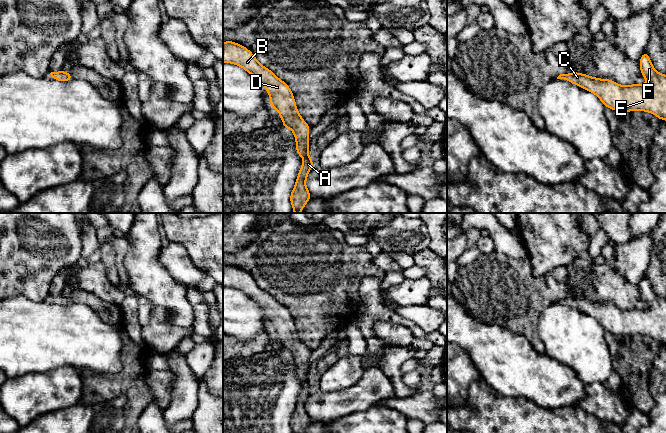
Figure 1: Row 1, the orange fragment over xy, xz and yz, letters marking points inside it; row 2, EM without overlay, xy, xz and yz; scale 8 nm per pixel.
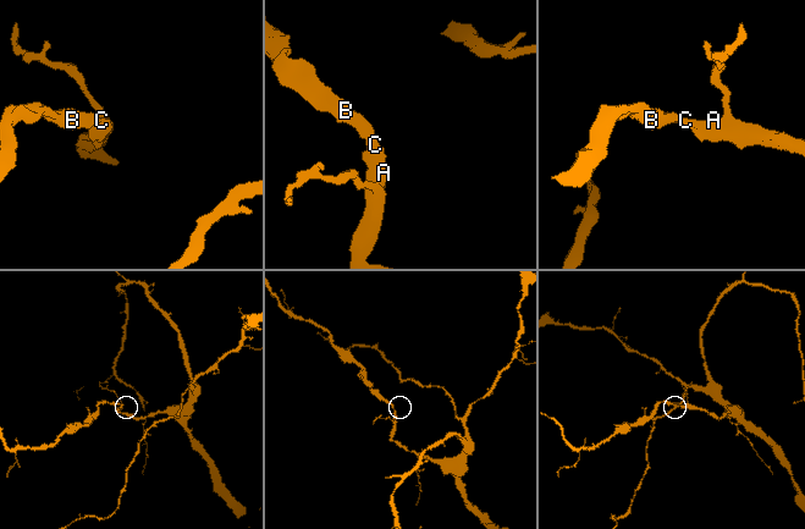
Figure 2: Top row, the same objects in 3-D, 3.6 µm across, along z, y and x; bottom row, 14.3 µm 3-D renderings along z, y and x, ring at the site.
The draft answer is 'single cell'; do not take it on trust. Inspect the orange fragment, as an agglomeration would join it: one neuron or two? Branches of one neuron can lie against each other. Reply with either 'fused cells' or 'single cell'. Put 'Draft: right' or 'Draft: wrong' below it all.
single cell
Draft: right

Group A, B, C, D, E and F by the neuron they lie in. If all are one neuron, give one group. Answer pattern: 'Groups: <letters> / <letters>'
Groups: A B C D E F

